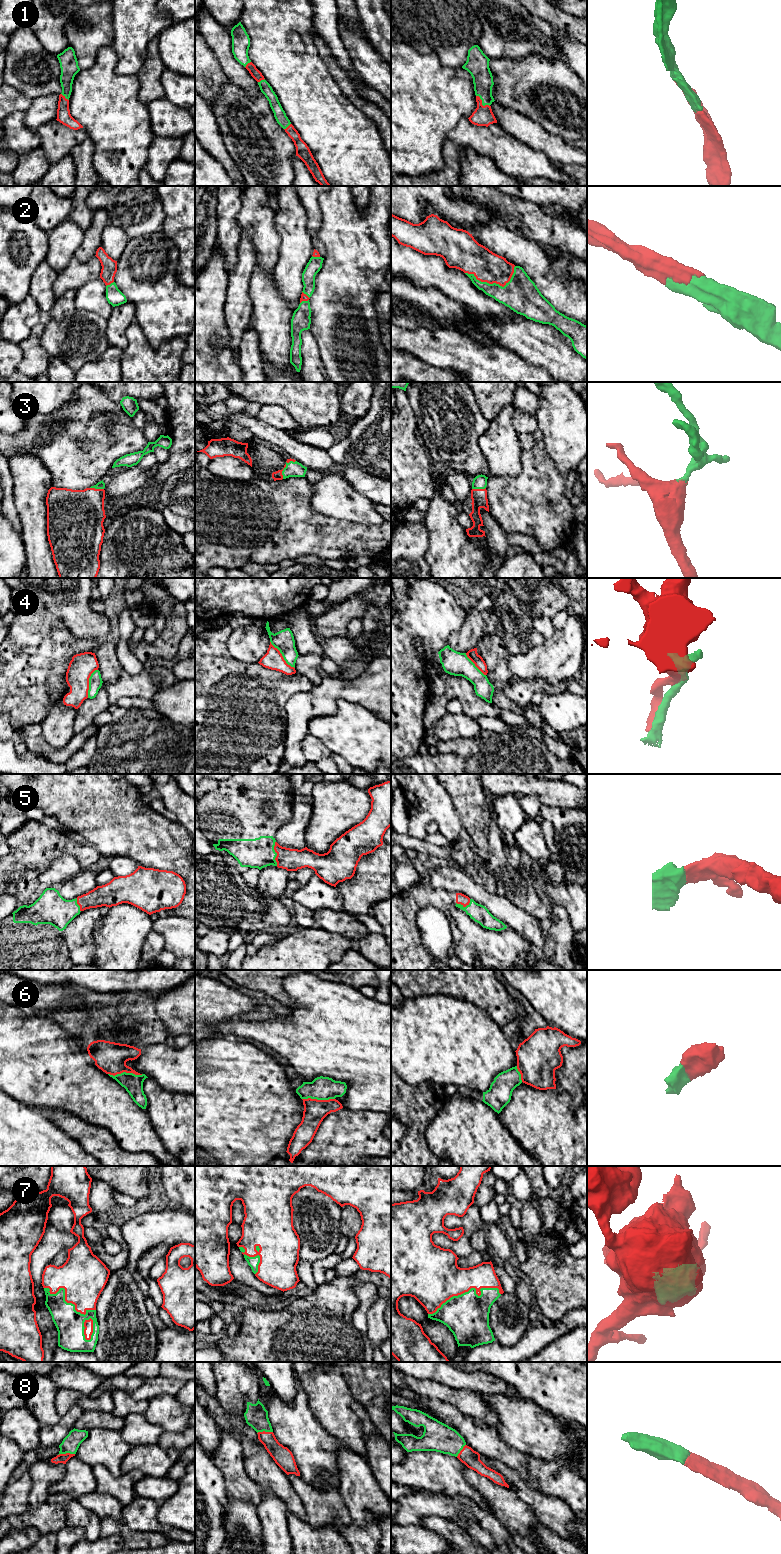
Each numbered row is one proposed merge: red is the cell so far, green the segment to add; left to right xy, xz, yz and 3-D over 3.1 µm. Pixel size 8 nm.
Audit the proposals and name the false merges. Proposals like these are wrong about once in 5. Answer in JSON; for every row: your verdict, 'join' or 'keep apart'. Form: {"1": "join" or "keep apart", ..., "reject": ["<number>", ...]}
{"1": "join", "2": "join", "3": "join", "4": "keep apart", "5": "join", "6": "join", "7": "join", "8": "join", "reject": ["4"]}

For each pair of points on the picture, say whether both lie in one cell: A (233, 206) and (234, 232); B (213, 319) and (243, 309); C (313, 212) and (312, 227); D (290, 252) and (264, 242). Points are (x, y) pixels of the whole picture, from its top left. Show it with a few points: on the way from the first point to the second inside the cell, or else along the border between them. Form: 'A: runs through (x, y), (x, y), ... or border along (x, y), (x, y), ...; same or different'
A: runs through (231, 212), (231, 226); same
B: border along (225, 292), (224, 323), (230, 338); different
C: runs through (313, 216), (313, 223); same
D: border along (275, 225), (280, 246), (273, 269); different

